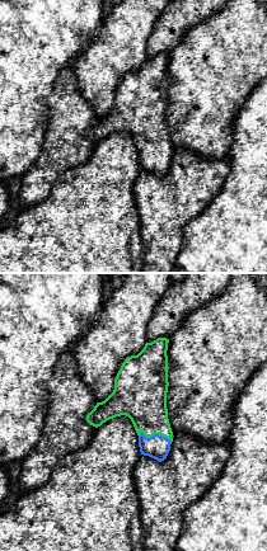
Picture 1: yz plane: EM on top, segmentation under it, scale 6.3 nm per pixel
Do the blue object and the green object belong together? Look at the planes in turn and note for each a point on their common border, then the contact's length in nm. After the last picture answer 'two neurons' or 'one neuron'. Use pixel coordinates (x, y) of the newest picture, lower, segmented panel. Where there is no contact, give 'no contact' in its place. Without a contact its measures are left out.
(155, 434) | 220 nm

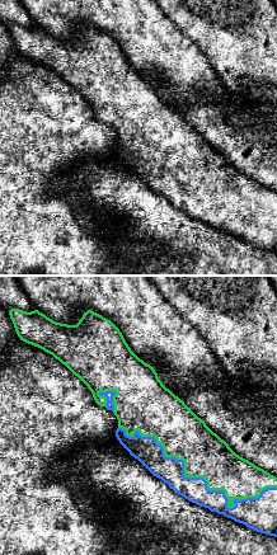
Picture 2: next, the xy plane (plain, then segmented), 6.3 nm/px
(197, 478) | 1050 nm

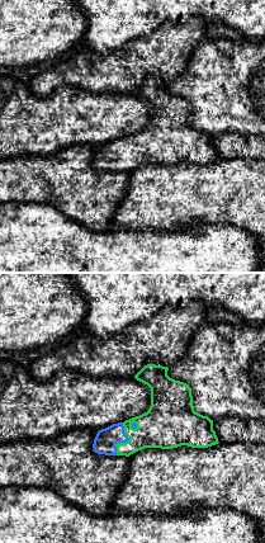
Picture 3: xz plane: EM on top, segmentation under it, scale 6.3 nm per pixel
(124, 442) | 220 nm

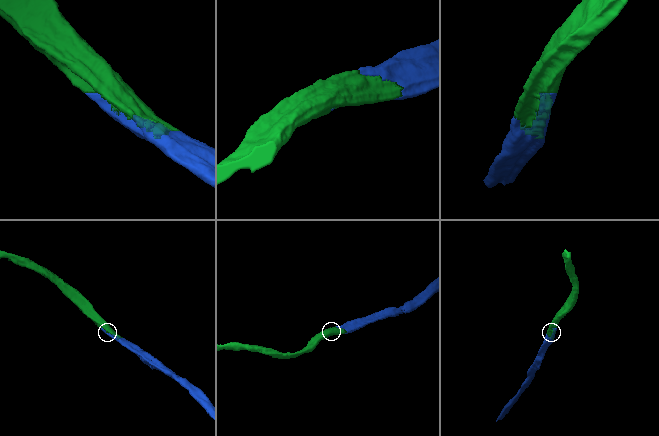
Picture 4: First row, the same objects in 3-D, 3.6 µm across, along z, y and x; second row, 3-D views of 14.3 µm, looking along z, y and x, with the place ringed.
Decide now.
one neuron

